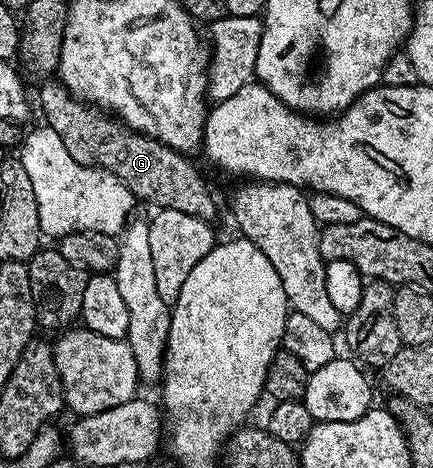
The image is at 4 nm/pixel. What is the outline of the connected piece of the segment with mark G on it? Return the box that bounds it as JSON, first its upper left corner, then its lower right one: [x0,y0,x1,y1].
[39,81,215,220]

